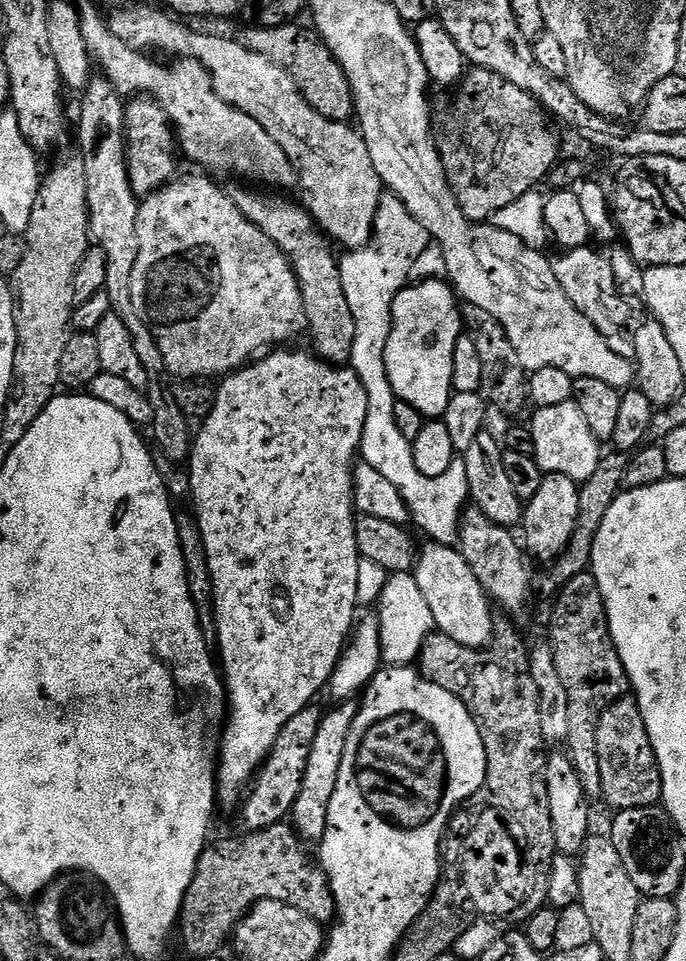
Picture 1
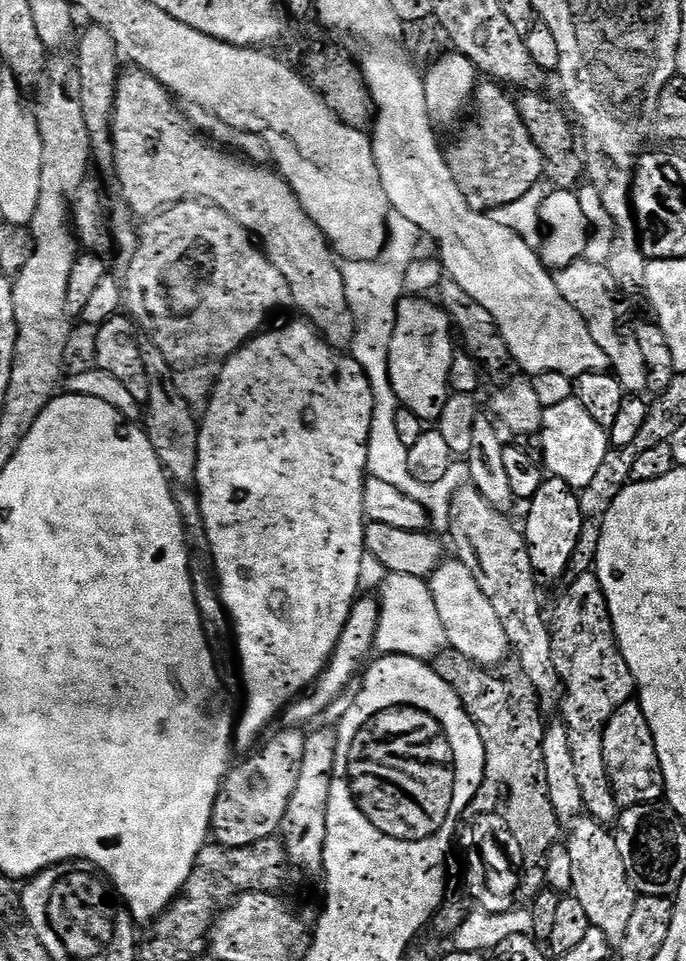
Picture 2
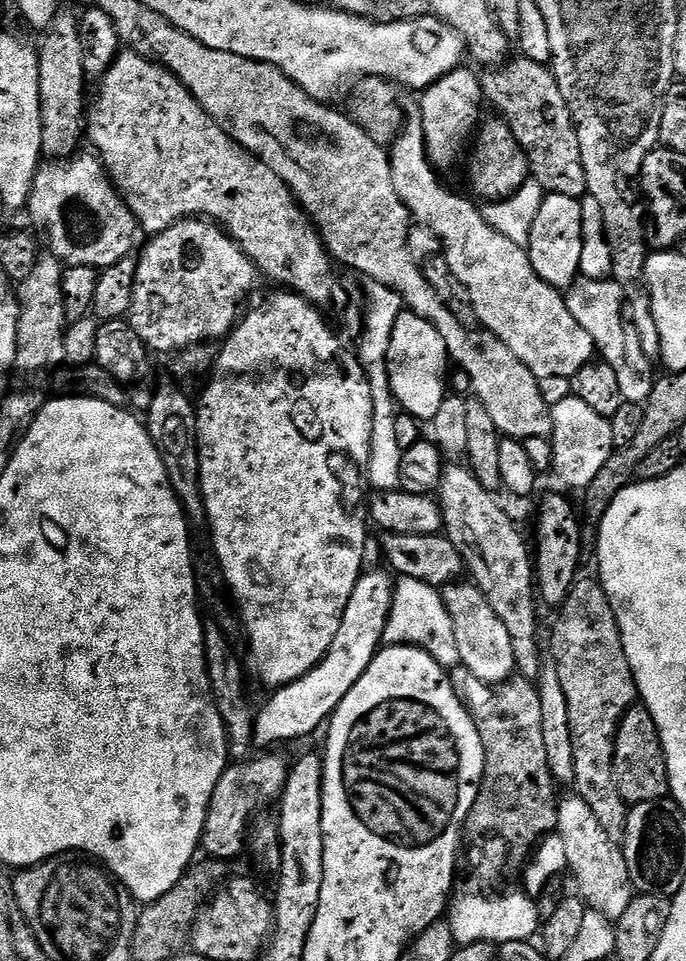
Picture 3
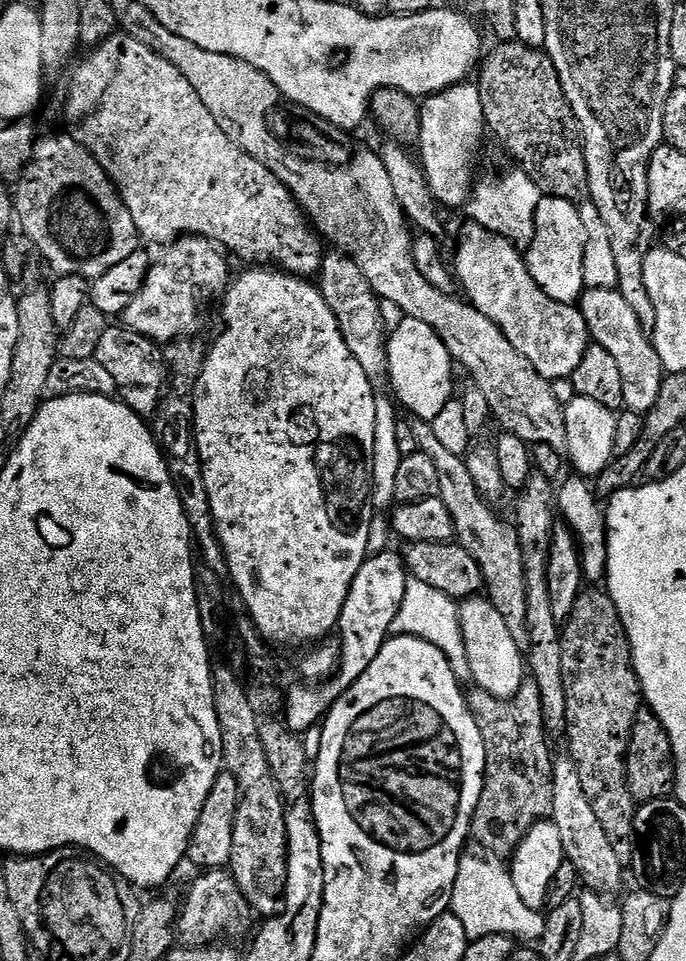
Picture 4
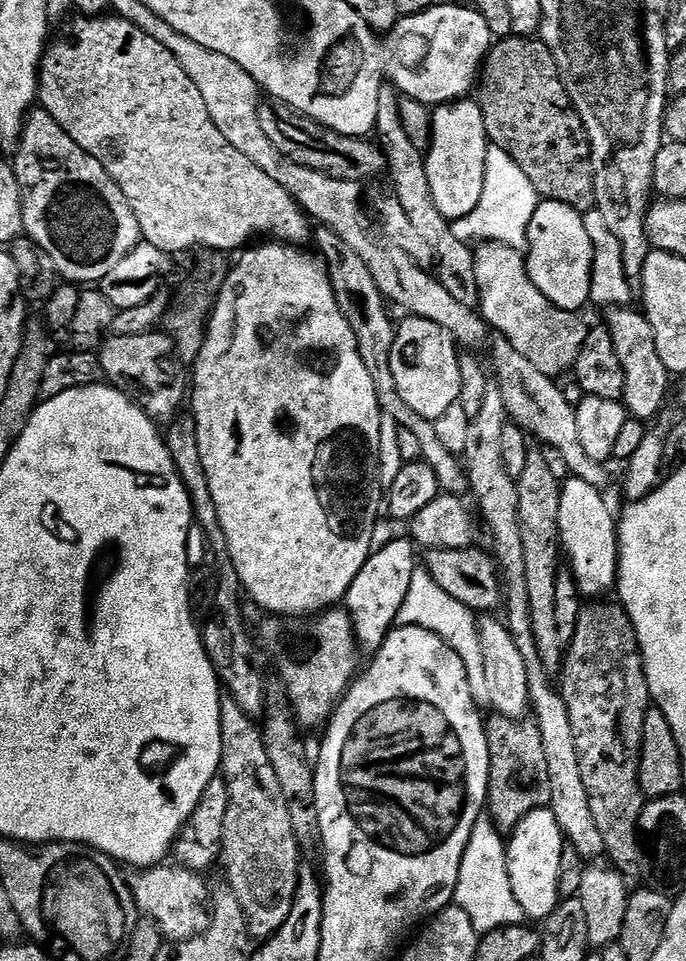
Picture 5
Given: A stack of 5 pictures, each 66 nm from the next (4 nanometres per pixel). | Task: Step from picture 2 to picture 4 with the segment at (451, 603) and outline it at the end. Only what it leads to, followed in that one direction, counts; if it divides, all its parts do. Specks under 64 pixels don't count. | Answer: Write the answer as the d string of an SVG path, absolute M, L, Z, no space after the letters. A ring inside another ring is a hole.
M483 595L470 596L466 600L459 601L460 634L465 642L466 656L468 658L471 679L478 684L485 695L493 696L499 700L509 700L521 689L526 681L526 660L514 642L505 619L498 614L491 602Z

